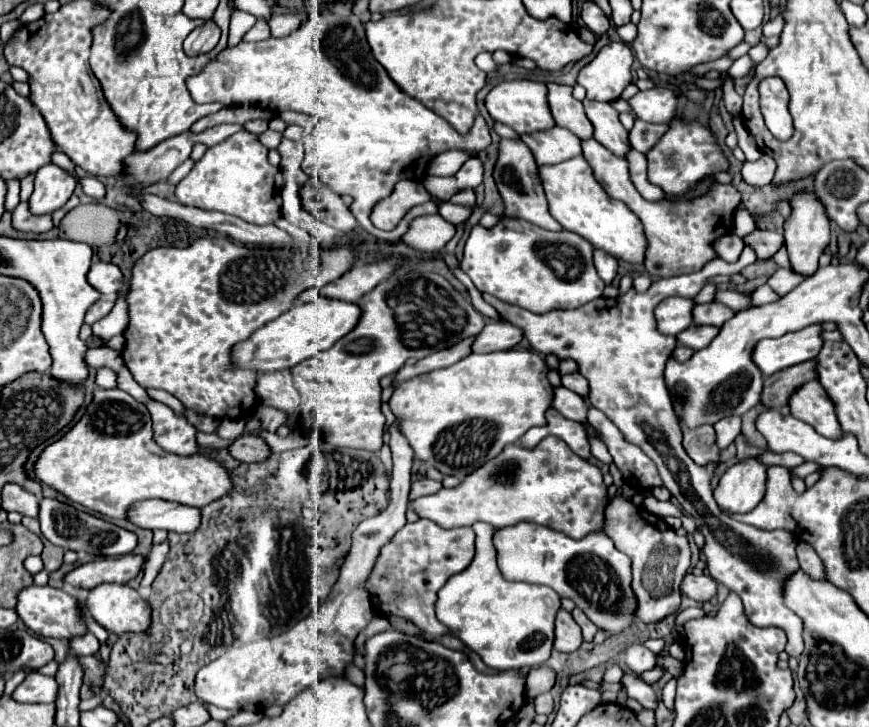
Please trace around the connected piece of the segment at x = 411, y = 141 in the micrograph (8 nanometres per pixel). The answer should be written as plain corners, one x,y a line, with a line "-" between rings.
313,11
307,21
289,33
287,37
275,39
269,37
265,41
257,43
245,43
241,41
237,47
227,47
215,61
211,61
199,75
191,75
187,79
187,89
195,103
223,103
223,105
249,105
249,107
261,107
261,109
273,109
273,111
297,111
307,113
317,119
317,127
313,135
305,137
305,159
303,159
303,171
307,175
319,175
325,185
329,185
339,195
351,195
353,205
349,207
359,225
385,241
399,241
405,231
409,229
411,221
421,215
437,213
435,203
423,203
415,205
407,211
407,215
401,219
401,223
393,231
381,231
371,223
371,211
375,203
389,197
393,193
393,185
399,179
414,181
422,180
425,176
427,163
449,149
473,149
483,151
489,143
489,127
485,125
483,117
477,115
475,125
471,133
461,135
457,133
445,119
435,115
431,109
421,105
419,101
413,101
409,95
405,95
387,75
387,71
375,61
371,47
365,37
363,23
357,15
339,15
339,13
327,13
327,11

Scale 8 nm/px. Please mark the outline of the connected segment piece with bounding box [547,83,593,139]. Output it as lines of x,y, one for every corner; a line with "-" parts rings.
547,83
547,101
549,109
553,113
553,119
559,127
569,129
575,133
579,139
591,139
593,137
593,125
587,119
581,101
573,97
573,87
567,85
557,85
557,83

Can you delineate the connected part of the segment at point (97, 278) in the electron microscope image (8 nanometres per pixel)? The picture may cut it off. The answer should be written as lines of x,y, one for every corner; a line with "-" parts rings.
95,263
87,273
87,281
101,295
115,295
123,287
123,273
113,263

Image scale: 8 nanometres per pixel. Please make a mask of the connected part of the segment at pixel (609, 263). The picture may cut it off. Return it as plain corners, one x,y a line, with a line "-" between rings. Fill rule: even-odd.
601,249
595,251
595,267
605,283
611,283
617,275
617,259
609,257
609,253
601,253

